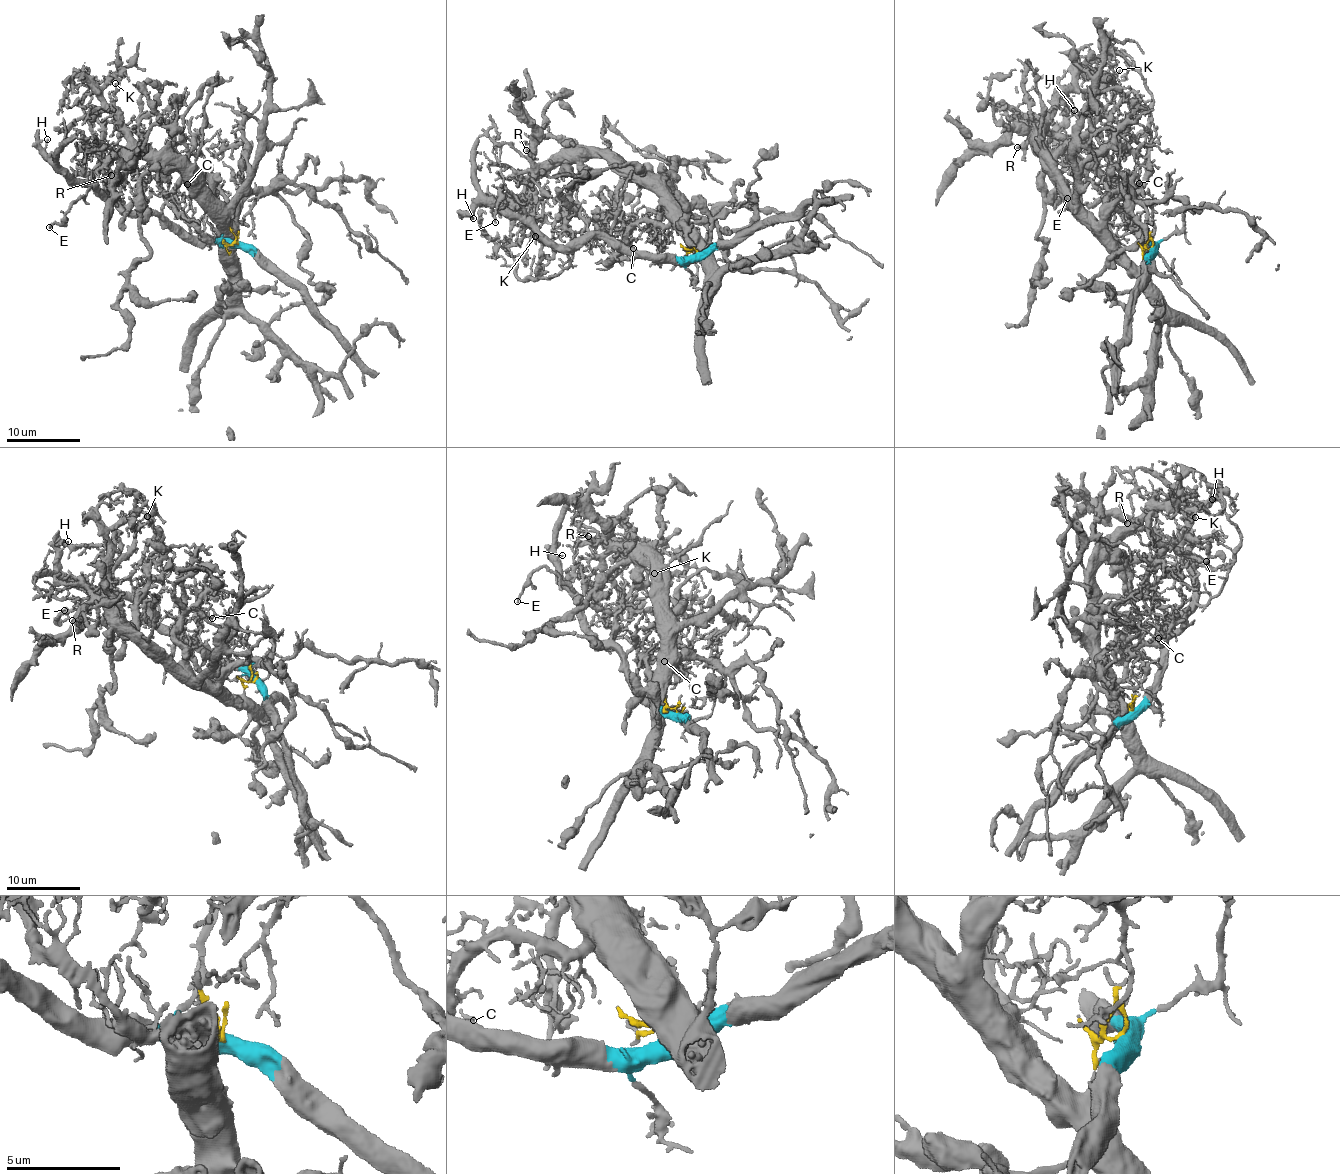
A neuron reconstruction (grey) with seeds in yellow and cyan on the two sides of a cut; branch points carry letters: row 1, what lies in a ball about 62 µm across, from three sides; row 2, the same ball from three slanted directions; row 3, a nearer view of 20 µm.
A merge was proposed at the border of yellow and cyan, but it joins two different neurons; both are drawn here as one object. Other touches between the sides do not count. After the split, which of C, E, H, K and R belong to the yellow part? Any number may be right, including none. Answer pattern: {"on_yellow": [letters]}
{"on_yellow": ["C", "K", "R"]}

